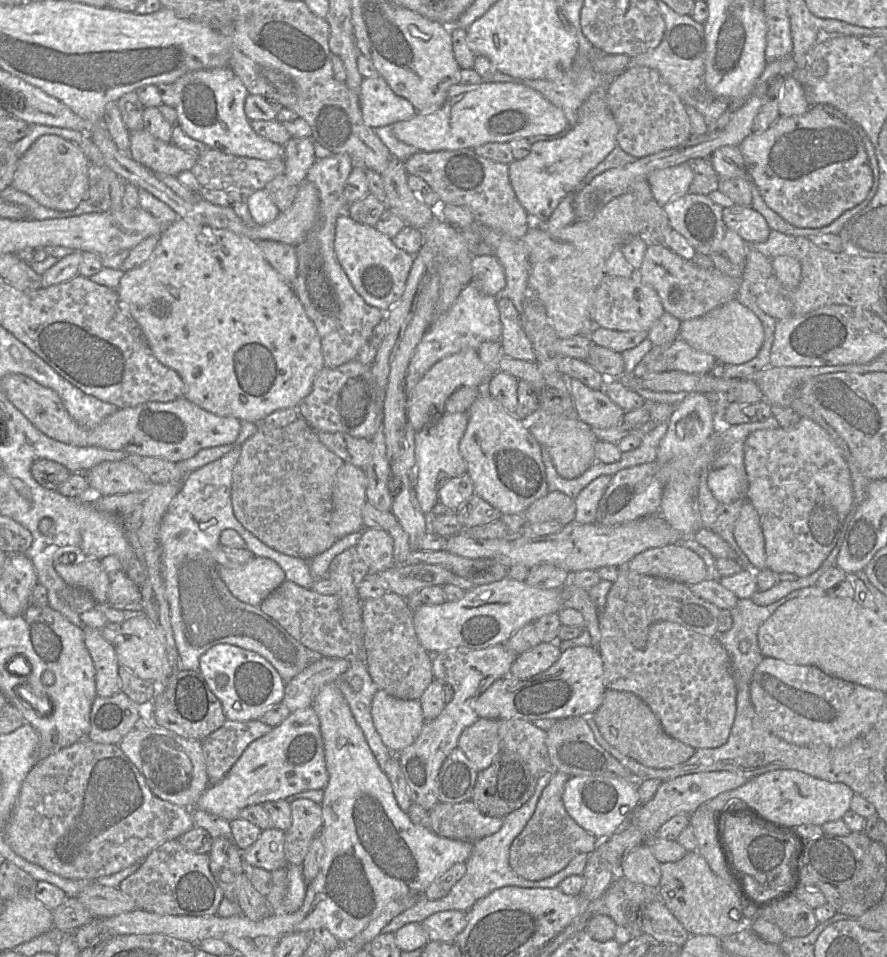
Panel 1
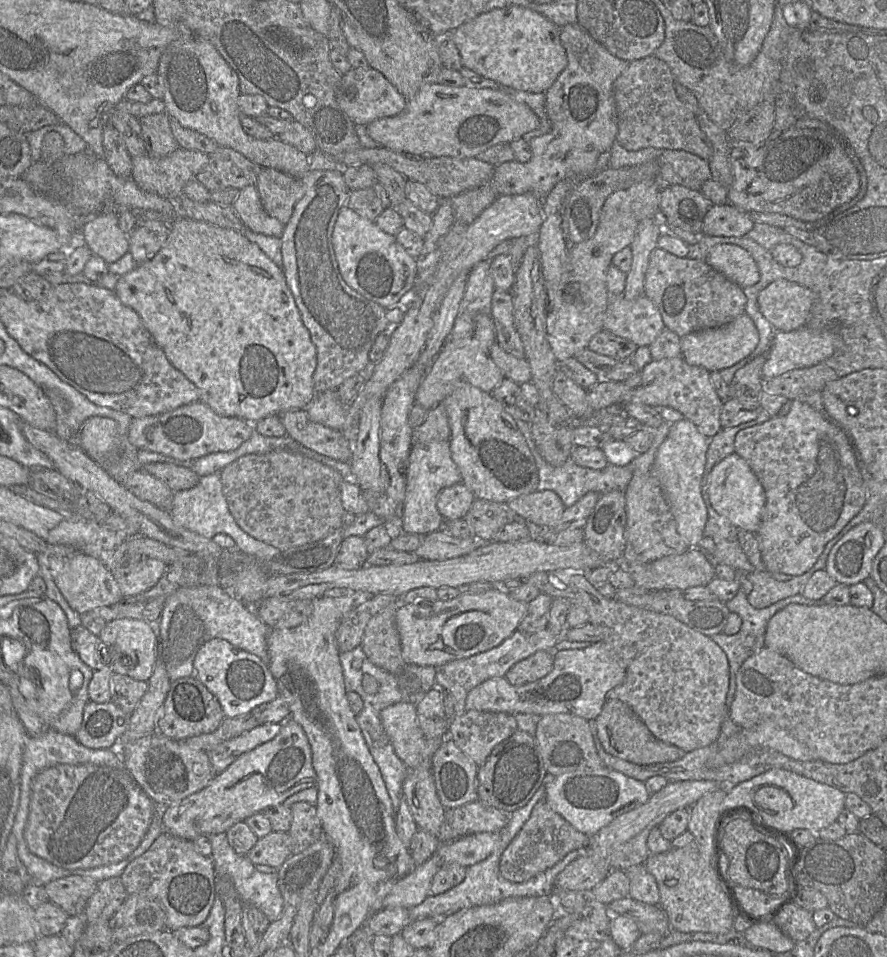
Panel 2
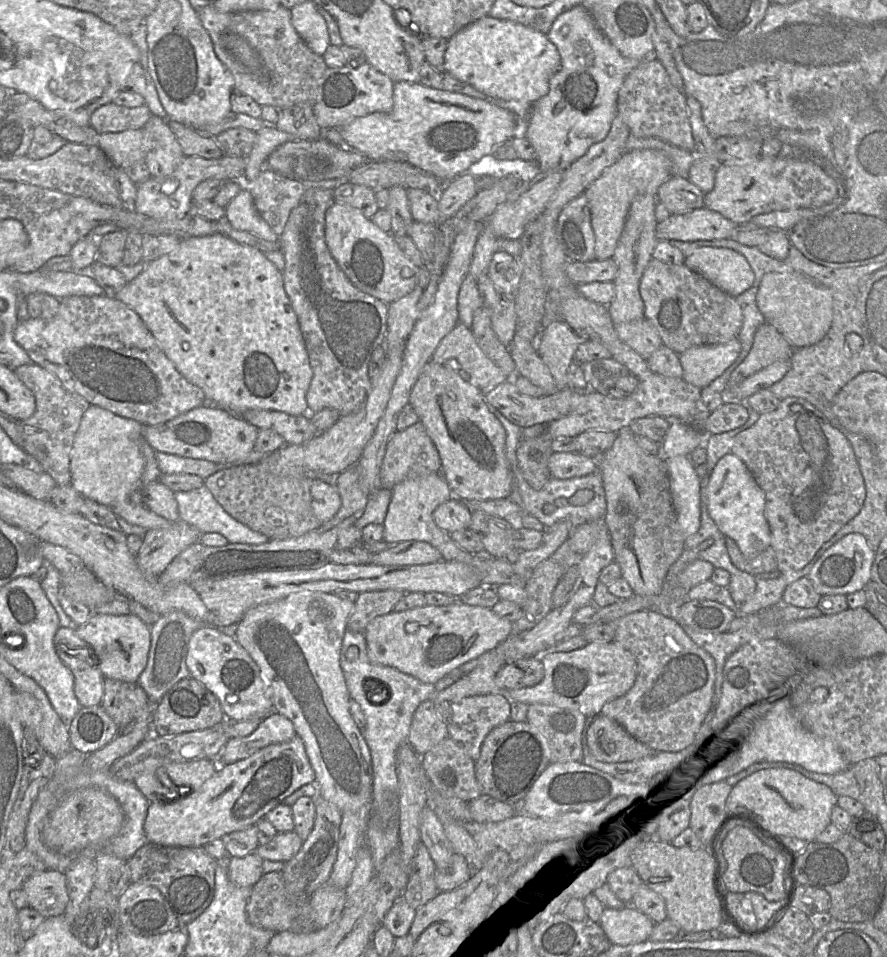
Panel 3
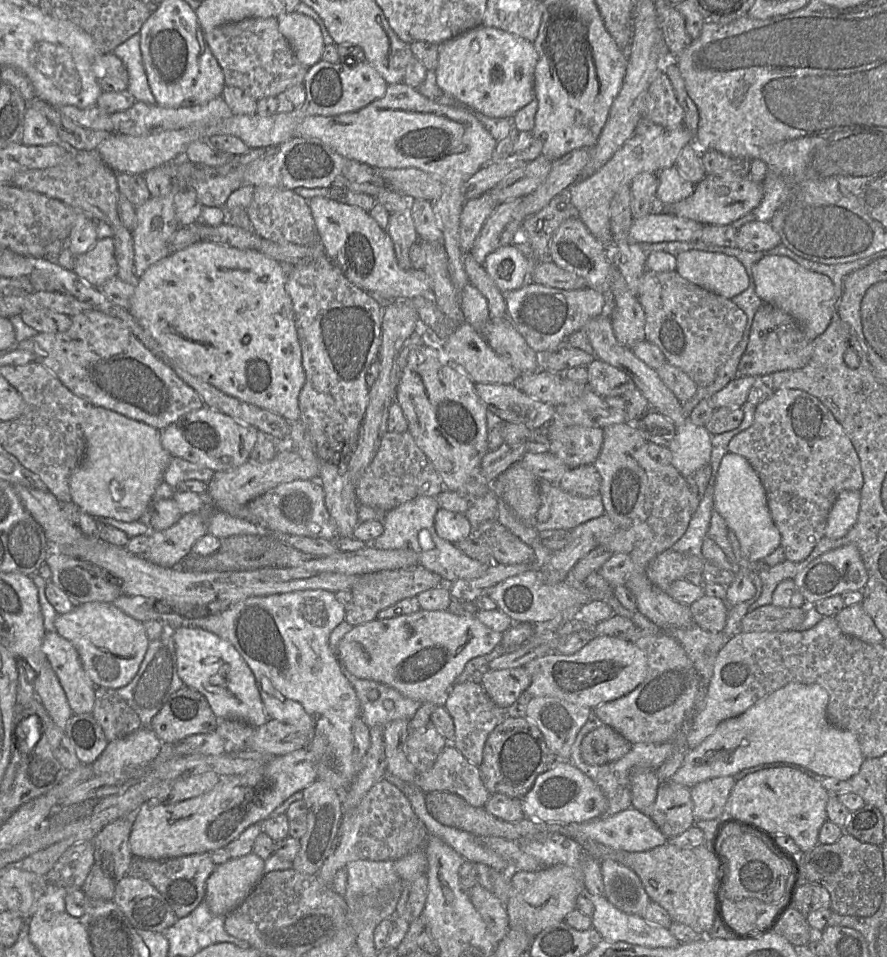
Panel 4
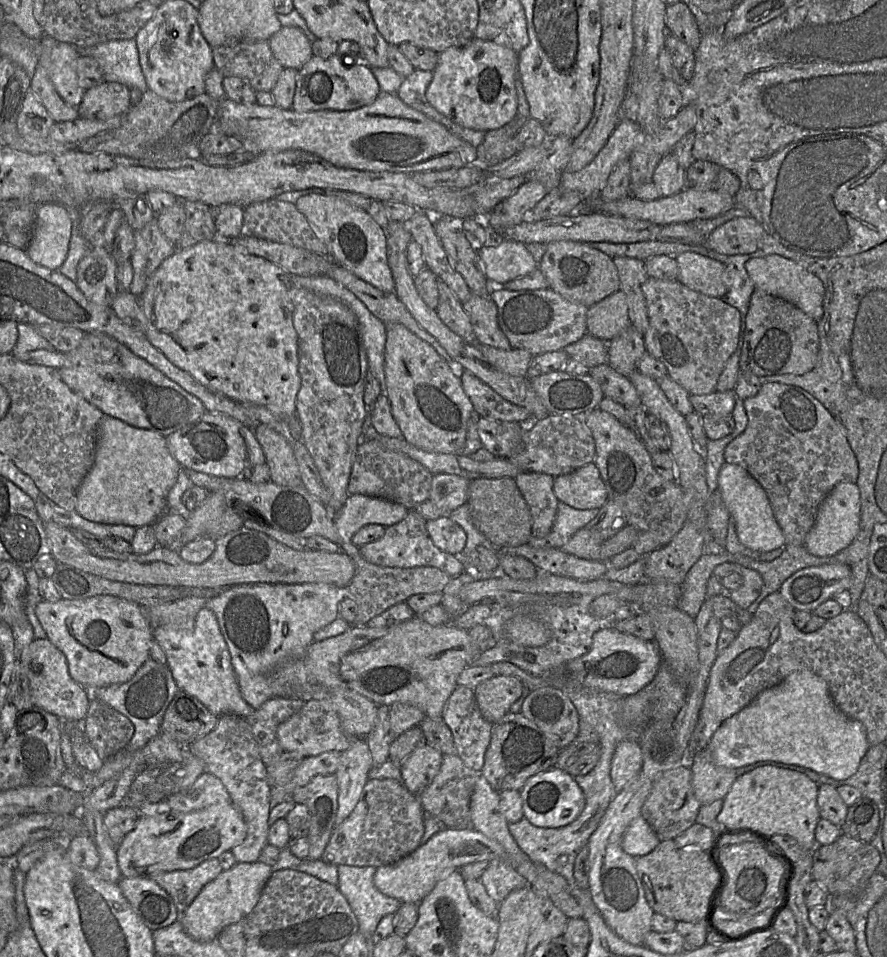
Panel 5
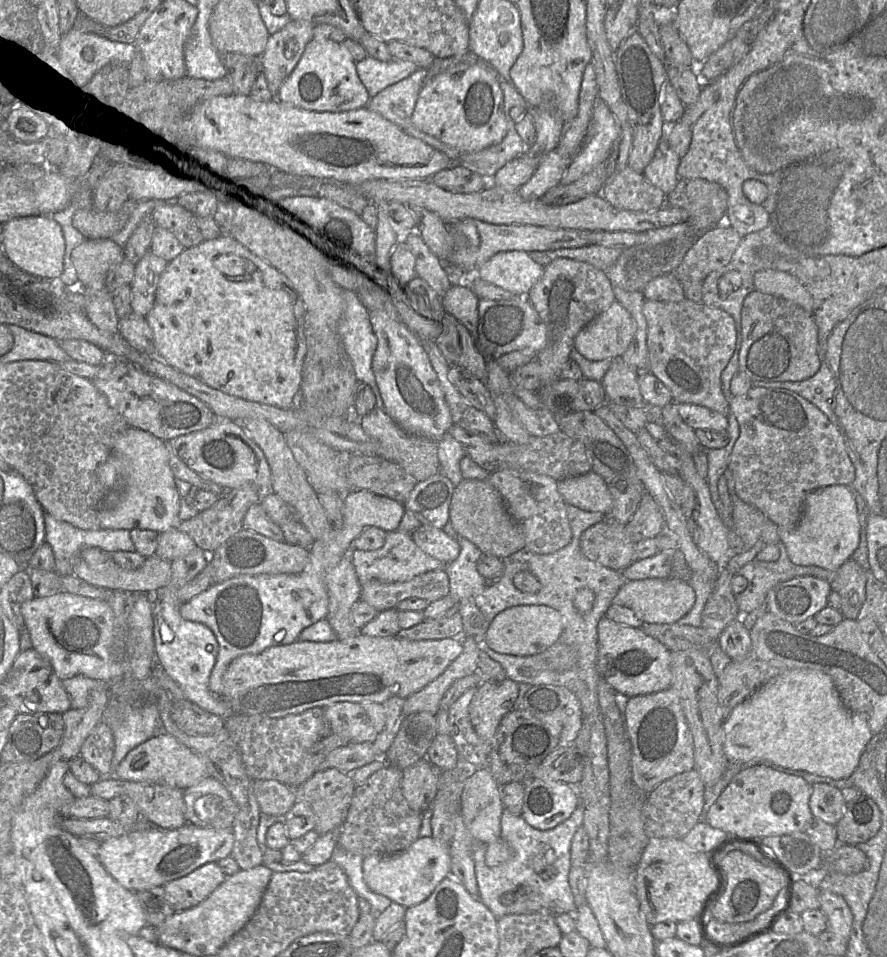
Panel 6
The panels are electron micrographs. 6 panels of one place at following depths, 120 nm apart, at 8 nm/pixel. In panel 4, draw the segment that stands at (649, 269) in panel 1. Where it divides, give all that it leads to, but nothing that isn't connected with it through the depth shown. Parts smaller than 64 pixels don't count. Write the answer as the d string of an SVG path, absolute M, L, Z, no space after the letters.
M646 270L640 280L638 299L644 309L645 313L645 334L646 339L659 347L663 352L665 359L668 363L683 370L699 387L709 386L716 378L721 367L730 357L733 349L740 342L746 325L746 315L731 299L725 298L721 295L708 291L700 286L688 281L681 277L677 271L670 272L655 272Z

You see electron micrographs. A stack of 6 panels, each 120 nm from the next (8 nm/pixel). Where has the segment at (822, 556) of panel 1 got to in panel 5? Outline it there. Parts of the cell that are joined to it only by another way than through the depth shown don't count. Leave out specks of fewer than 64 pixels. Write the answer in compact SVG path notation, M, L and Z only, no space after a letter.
M765 383L762 384L761 389L755 396L746 398L743 402L748 417L748 424L746 429L726 446L724 450L725 462L743 467L766 491L775 519L785 536L785 545L804 546L805 538L814 526L819 507L826 496L840 482L856 483L859 473L856 455L847 440L843 428L832 414L820 401L801 388L780 383Z

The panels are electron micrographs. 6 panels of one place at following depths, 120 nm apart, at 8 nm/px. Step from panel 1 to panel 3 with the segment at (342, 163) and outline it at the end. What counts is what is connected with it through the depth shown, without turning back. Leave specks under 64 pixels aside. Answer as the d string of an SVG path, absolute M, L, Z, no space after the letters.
M305 189L299 204L288 218L279 243L285 258L282 271L284 290L296 313L312 369L306 393L308 413L332 408L344 416L360 408L369 392L369 362L373 351L384 343L388 305L355 287L332 257L325 241L325 213L332 202L333 190Z

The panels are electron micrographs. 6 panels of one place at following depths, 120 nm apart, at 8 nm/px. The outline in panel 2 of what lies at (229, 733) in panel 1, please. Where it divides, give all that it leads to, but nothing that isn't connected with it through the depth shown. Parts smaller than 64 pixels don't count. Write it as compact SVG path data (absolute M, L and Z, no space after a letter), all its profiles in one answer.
M282 723L261 724L229 739L208 752L215 773L224 771L242 754L272 740L281 730Z

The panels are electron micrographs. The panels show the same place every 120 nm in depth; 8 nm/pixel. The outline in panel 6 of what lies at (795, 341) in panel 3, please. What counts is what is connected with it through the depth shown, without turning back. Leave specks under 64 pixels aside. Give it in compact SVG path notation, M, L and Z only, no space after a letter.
M761 270L754 275L755 289L773 296L789 300L809 313L814 312L810 293L793 275L778 270Z

